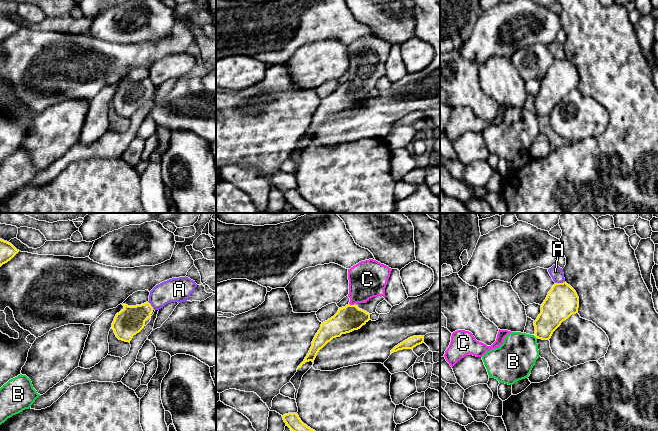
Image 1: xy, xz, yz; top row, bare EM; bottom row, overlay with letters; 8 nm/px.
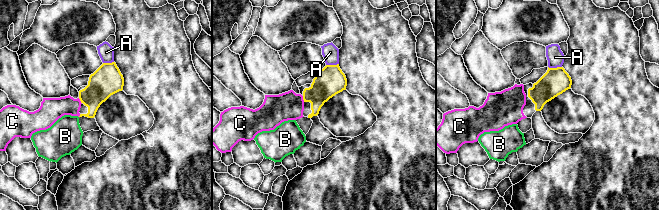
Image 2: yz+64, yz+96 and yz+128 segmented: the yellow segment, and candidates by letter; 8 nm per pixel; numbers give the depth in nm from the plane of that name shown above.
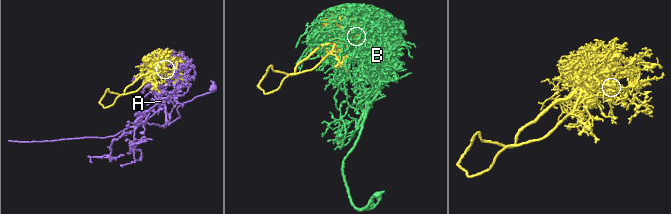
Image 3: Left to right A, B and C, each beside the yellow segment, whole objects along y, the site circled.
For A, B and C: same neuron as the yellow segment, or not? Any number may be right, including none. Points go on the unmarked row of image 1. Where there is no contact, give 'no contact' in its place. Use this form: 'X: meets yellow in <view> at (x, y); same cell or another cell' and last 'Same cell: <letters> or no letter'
A: meets yellow in yz at (559, 59); another cell
B: no contact; another cell
C: meets yellow in xz at (352, 81); same cell
Same cell: C

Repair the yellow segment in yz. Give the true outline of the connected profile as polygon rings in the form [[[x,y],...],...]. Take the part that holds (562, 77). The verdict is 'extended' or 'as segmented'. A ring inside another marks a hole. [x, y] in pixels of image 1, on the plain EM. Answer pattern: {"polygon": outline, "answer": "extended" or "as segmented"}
{"polygon": [[[566,58],[555,59],[541,81],[541,89],[534,97],[535,113],[549,116],[553,108],[572,90],[578,89],[579,73]]], "answer": "as segmented"}

